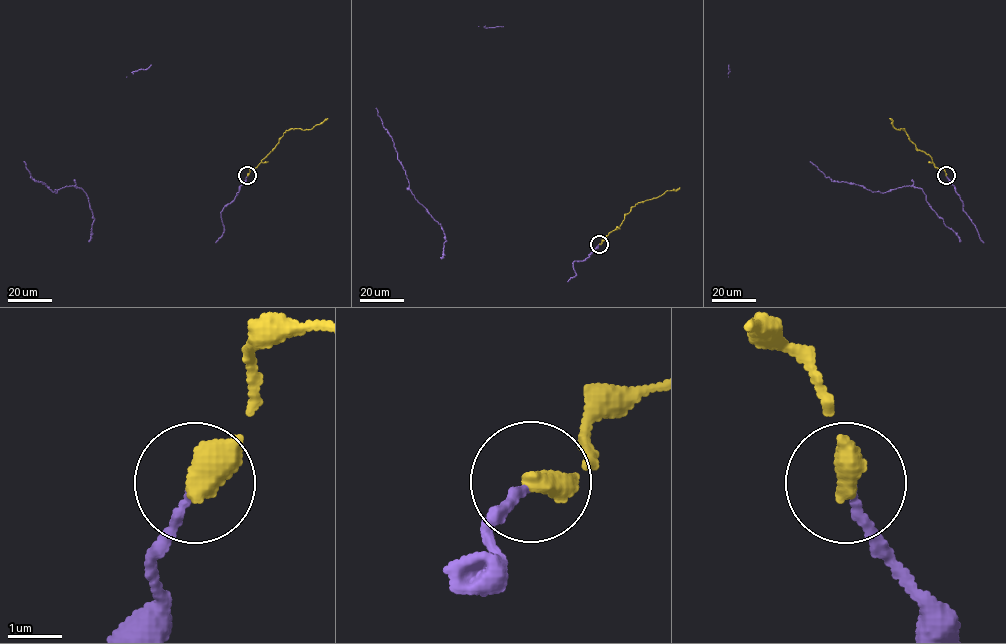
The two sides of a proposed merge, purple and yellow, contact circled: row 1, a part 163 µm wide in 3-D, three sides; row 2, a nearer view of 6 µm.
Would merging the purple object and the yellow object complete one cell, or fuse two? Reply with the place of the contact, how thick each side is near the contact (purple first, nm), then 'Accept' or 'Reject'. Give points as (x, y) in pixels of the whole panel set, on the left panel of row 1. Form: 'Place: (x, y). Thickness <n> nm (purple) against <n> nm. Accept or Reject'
Place: (247, 175). Thickness 130 nm (purple) against 550 nm. Accept

